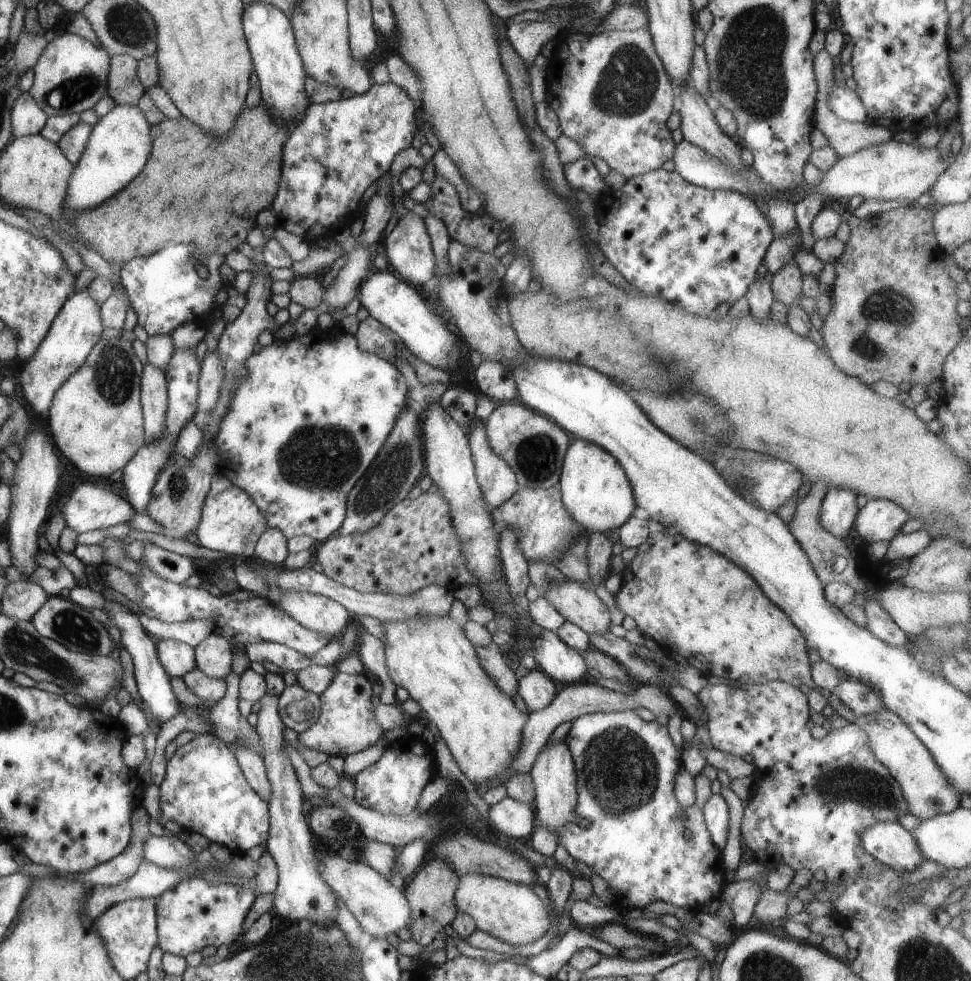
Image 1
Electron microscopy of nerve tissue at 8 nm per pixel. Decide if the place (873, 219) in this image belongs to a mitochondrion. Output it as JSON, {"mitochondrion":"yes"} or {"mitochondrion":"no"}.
{"mitochondrion":"no"}

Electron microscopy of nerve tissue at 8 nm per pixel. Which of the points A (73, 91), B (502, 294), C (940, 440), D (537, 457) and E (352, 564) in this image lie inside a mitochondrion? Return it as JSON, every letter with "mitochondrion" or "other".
{"A":"mitochondrion","B":"other","C":"other","D":"mitochondrion","E":"other"}

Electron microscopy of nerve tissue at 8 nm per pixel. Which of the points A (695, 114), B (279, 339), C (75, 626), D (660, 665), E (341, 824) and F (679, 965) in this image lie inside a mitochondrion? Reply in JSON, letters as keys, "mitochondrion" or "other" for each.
{"A":"other","B":"other","C":"mitochondrion","D":"mitochondrion","E":"mitochondrion","F":"other"}

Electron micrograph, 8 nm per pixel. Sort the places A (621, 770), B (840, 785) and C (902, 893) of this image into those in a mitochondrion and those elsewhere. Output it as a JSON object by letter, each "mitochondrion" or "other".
{"A":"mitochondrion","B":"mitochondrion","C":"other"}

